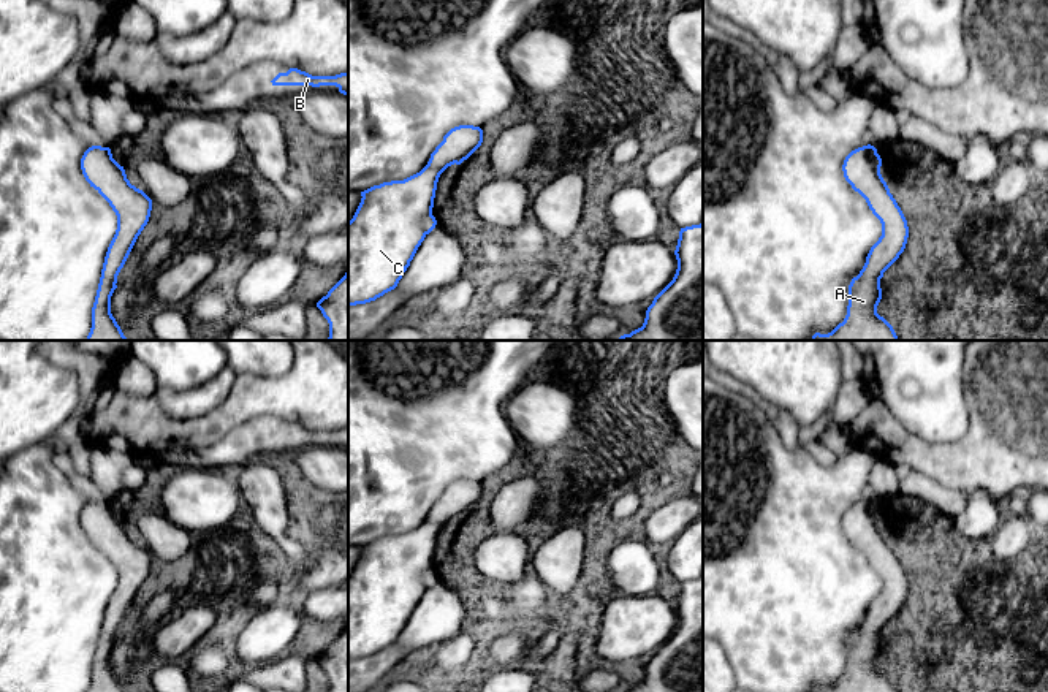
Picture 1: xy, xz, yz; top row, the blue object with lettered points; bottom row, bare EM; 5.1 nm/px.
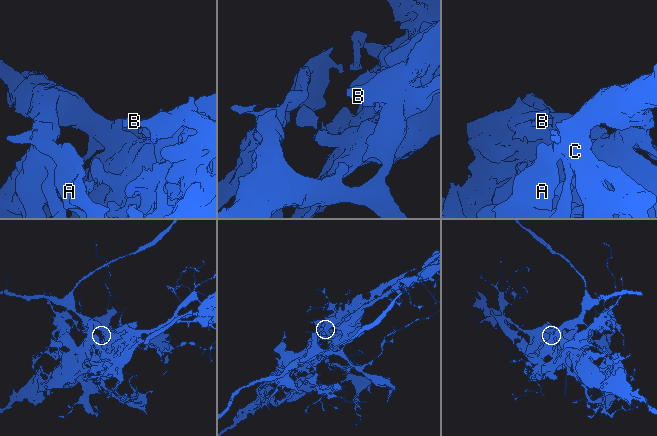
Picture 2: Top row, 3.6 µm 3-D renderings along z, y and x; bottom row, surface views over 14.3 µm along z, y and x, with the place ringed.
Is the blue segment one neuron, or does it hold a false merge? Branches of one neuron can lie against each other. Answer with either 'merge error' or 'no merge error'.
merge error

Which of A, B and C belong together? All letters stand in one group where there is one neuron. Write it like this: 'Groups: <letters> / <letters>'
Groups: A B / C

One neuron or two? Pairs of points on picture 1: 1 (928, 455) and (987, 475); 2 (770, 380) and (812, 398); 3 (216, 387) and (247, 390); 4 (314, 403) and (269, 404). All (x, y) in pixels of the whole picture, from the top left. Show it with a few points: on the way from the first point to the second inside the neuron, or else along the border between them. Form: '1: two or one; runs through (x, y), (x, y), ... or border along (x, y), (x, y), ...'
1: one; runs through (942, 463), (972, 464)
2: one; runs through (781, 380), (795, 380), (801, 387)
3: two; border along (236, 376), (230, 393), (206, 412)
4: one; runs through (303, 403), (280, 403)

